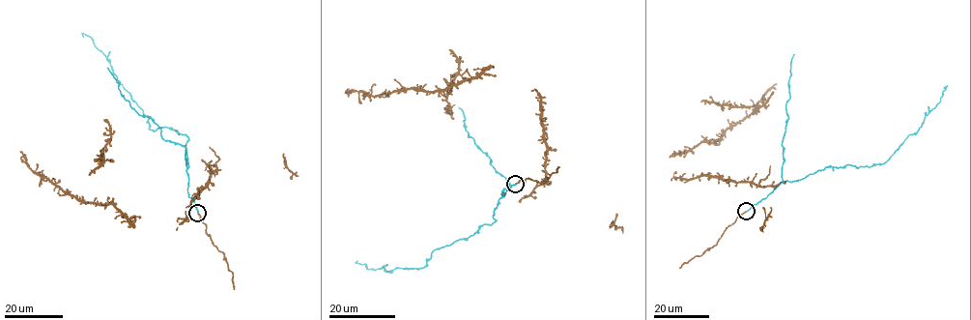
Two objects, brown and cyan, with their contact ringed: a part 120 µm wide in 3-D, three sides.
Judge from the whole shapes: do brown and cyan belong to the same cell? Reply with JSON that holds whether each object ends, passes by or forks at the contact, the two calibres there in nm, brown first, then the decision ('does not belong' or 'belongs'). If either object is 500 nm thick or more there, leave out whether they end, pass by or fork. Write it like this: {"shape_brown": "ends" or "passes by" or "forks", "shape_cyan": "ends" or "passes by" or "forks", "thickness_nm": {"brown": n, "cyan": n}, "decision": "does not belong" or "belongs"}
{"shape_brown": "ends", "shape_cyan": "ends", "thickness_nm": {"brown": 180, "cyan": 200}, "decision": "belongs"}

